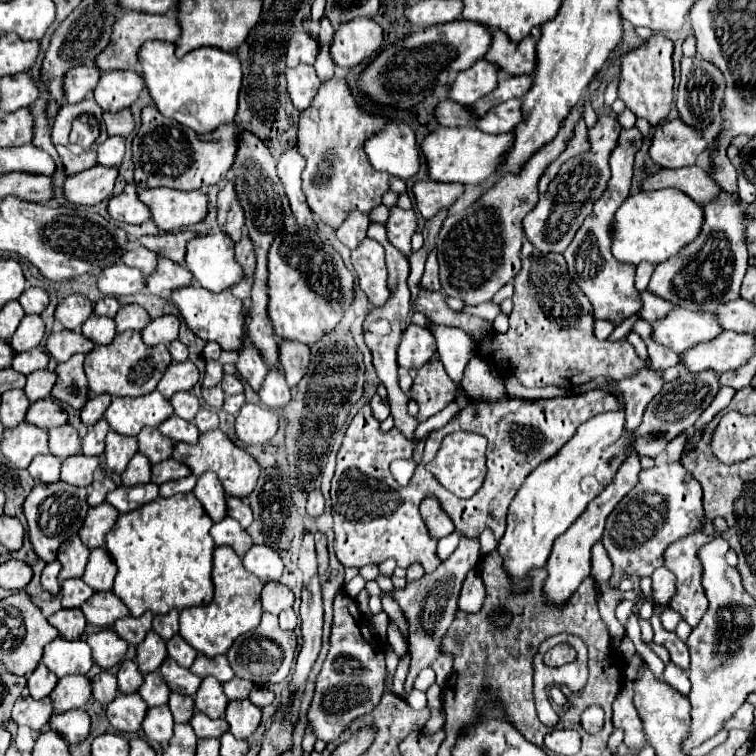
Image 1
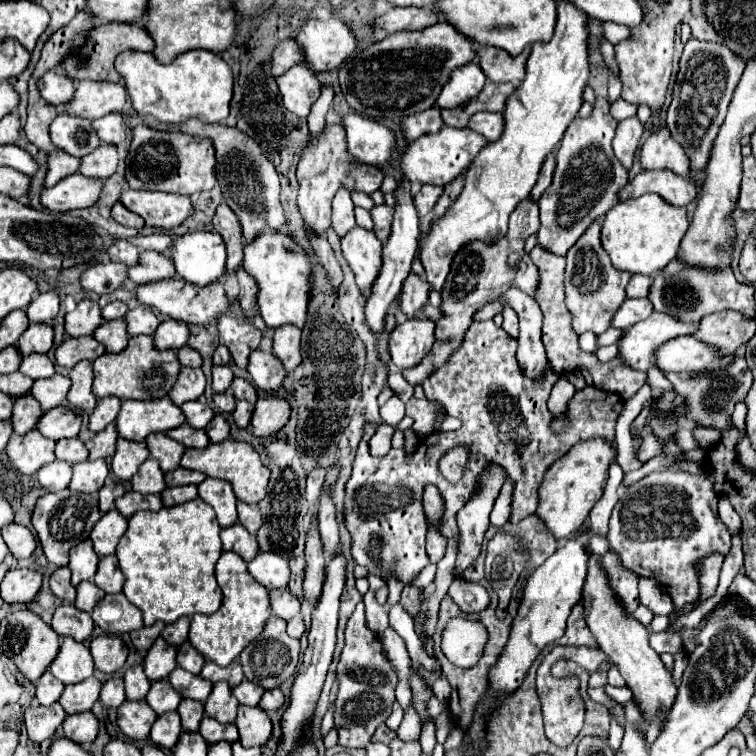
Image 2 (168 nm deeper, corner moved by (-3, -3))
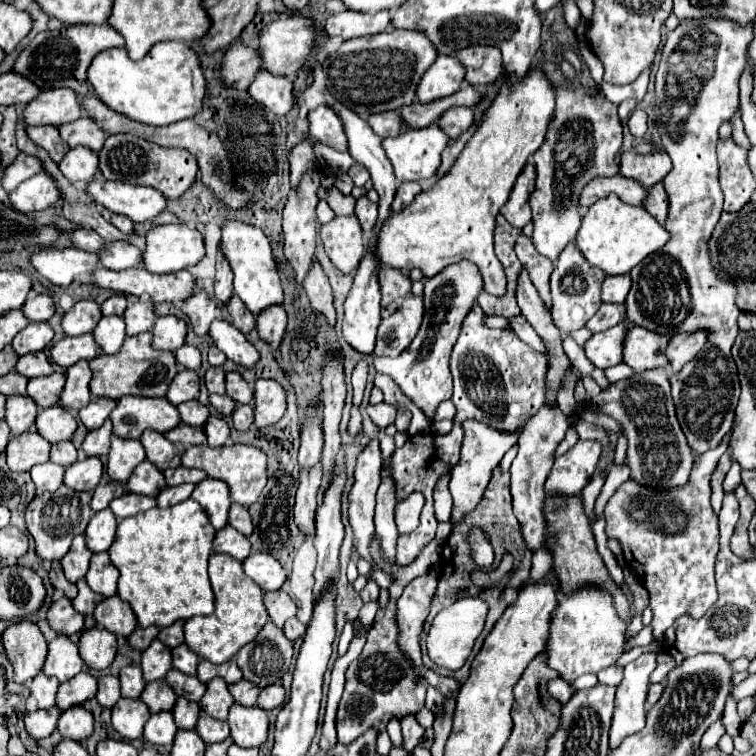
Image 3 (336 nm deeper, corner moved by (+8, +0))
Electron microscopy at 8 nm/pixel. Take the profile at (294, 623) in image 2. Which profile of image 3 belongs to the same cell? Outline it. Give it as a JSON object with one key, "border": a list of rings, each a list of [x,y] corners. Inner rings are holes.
{"border":[[[293,617],[293,619],[285,621],[283,633],[285,633],[285,637],[287,637],[289,641],[299,641],[299,639],[305,635],[305,625],[303,625],[297,617]]]}

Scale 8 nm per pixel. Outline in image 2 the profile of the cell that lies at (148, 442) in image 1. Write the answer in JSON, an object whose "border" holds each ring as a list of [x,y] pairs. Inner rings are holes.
{"border":[[[160,432],[148,436],[146,446],[150,450],[150,456],[160,462],[160,468],[164,472],[170,472],[170,470],[178,468],[180,458],[182,458],[182,454],[186,450],[180,442],[172,440],[172,438],[168,438],[166,434],[160,434]]]}

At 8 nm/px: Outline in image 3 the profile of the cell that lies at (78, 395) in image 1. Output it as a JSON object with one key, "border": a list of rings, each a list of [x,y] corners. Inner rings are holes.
{"border":[[[79,361],[73,367],[67,369],[67,385],[61,393],[61,405],[65,409],[83,409],[85,405],[91,403],[91,391],[89,391],[89,381],[91,381],[91,369],[87,361]]]}

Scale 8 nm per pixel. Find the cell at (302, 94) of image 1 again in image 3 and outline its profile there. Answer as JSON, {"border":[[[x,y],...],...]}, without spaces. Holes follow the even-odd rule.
{"border":[[[259,71],[255,75],[247,93],[253,97],[253,101],[277,115],[287,115],[295,105],[293,83],[285,77],[275,77],[267,71]]]}

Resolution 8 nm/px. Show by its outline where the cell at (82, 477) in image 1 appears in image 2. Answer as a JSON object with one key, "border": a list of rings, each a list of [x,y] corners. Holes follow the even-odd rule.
{"border":[[[84,460],[74,464],[72,470],[74,474],[68,488],[74,492],[96,492],[102,488],[108,476],[108,466],[104,460]]]}

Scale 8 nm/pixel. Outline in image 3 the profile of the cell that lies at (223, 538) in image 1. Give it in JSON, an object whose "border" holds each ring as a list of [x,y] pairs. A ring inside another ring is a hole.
{"border":[[[227,525],[225,529],[217,531],[215,541],[213,541],[213,551],[227,553],[227,555],[235,557],[237,561],[243,561],[251,553],[251,547],[249,547],[249,539],[245,535],[241,535],[237,529]]]}

